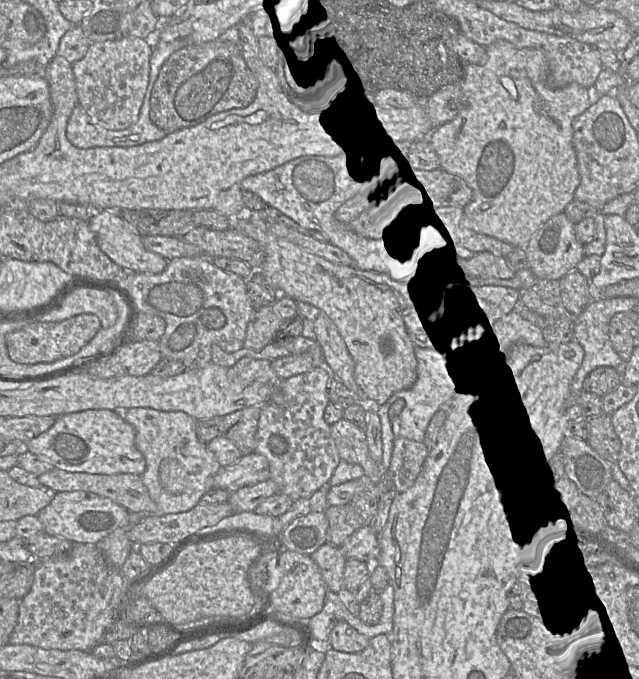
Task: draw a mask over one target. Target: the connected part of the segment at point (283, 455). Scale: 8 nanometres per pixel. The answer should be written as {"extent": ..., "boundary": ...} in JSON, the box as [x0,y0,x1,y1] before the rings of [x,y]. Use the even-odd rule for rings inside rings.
{"extent":[254,365,341,501],"boundary":[[[324,365],[316,366],[306,373],[280,381],[272,397],[260,408],[254,452],[267,458],[270,466],[270,479],[278,485],[280,493],[289,496],[294,501],[310,497],[327,484],[341,460],[331,436],[330,425],[324,420],[325,409],[330,404],[328,384],[331,379],[332,374]]]}

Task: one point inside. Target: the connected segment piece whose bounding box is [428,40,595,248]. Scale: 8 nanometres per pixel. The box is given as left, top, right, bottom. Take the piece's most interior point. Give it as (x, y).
(512, 144)

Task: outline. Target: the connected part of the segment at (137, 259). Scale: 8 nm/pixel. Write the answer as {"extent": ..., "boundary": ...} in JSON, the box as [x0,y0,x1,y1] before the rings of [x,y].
{"extent":[89,211,168,274],"boundary":[[[94,211],[89,219],[89,225],[102,252],[121,267],[137,273],[153,274],[161,273],[166,268],[168,260],[157,253],[148,251],[143,245],[143,237],[123,220],[119,211]]]}

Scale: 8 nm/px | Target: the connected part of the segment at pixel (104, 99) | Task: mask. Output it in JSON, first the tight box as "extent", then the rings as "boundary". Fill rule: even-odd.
{"extent":[72,37,153,130],"boundary":[[[125,37],[91,44],[86,55],[72,64],[79,105],[85,109],[94,124],[107,130],[124,130],[138,120],[149,84],[152,51],[153,40]]]}

